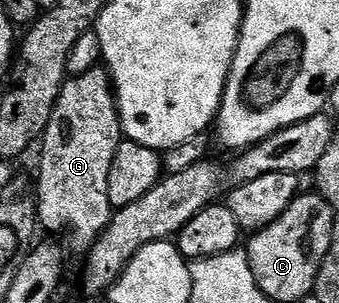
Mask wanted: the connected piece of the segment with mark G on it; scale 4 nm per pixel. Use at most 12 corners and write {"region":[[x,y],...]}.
{"region":[[106,66],[63,84],[41,140],[37,223],[107,228],[125,136]]}

